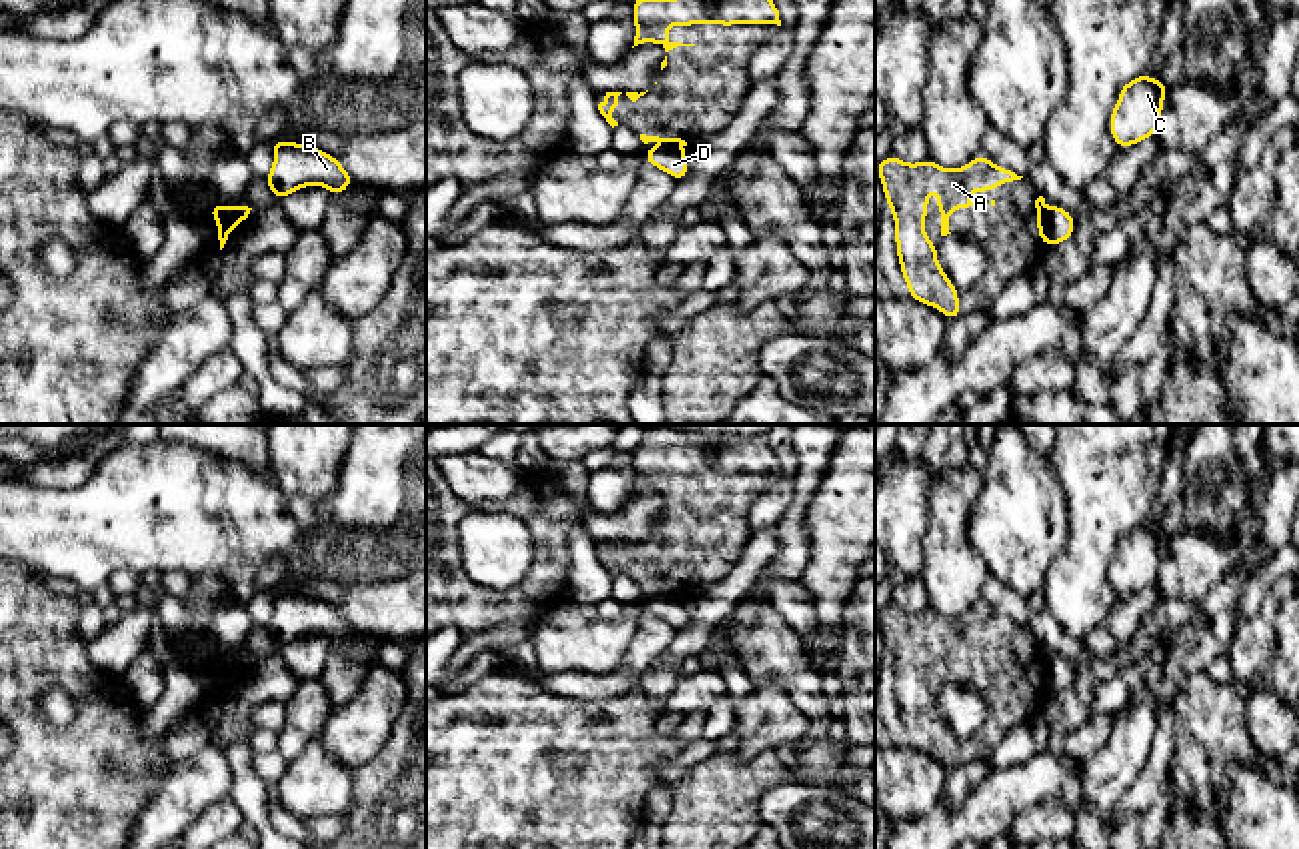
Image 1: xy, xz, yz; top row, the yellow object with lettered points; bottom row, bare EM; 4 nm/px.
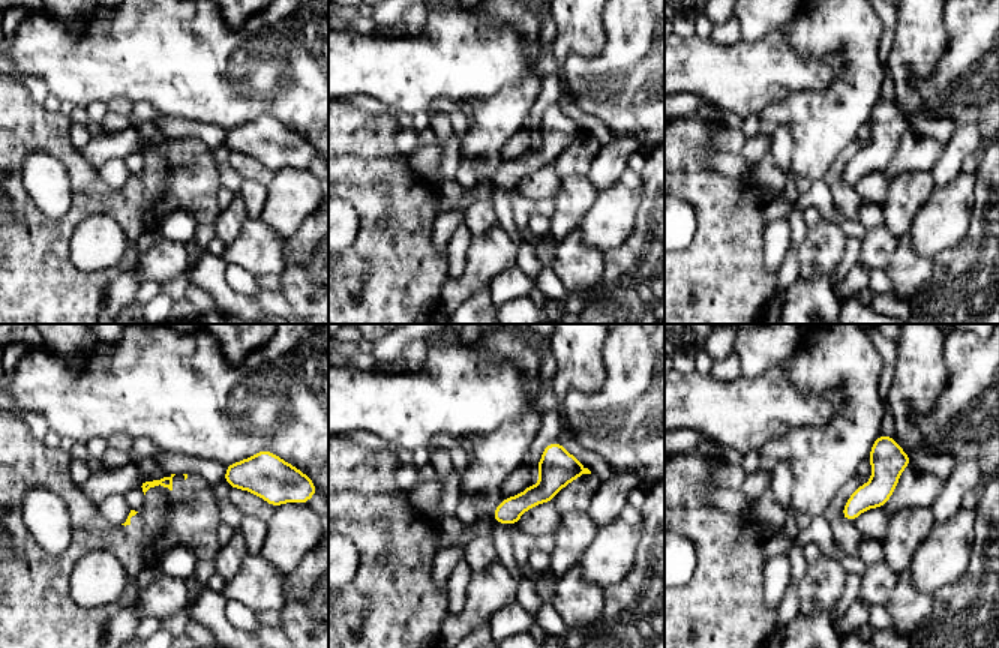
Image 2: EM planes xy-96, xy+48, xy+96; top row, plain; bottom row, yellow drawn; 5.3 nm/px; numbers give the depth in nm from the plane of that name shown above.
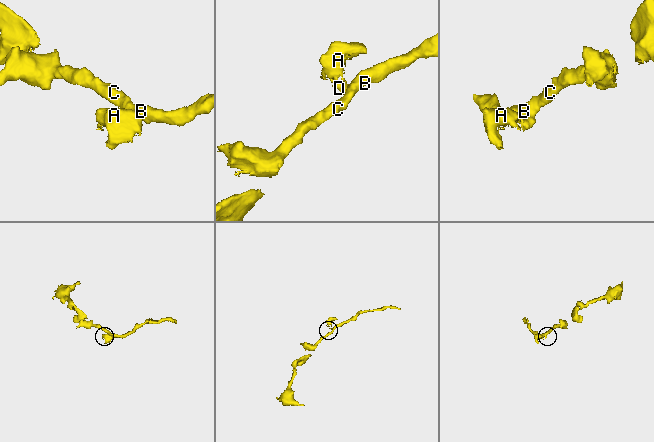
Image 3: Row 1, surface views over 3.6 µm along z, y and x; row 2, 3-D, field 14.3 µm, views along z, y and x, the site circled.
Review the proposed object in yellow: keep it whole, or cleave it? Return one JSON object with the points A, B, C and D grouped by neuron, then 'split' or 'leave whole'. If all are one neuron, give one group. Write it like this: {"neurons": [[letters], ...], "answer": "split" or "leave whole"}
{"neurons": [["A"], ["B", "C", "D"]], "answer": "split"}

